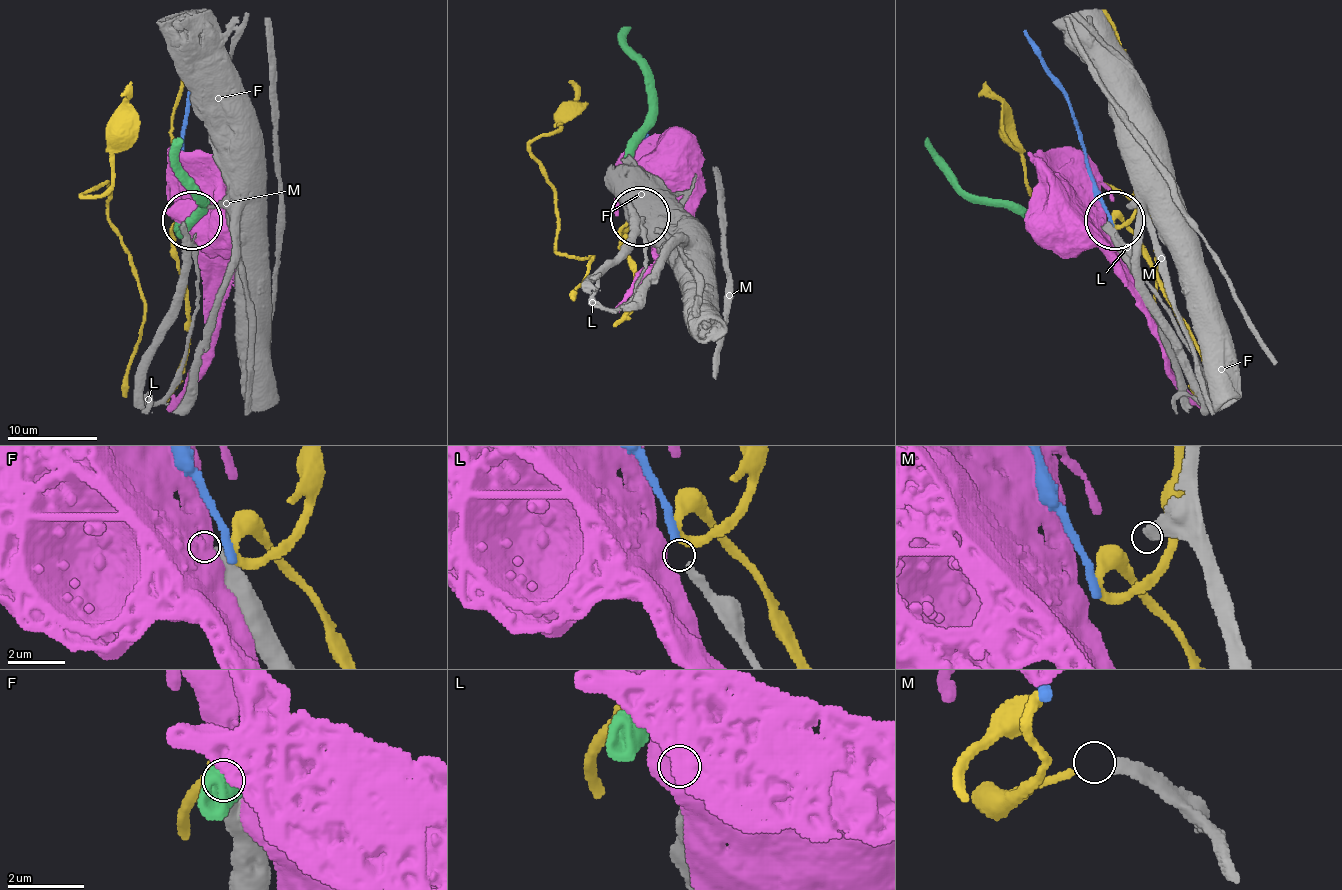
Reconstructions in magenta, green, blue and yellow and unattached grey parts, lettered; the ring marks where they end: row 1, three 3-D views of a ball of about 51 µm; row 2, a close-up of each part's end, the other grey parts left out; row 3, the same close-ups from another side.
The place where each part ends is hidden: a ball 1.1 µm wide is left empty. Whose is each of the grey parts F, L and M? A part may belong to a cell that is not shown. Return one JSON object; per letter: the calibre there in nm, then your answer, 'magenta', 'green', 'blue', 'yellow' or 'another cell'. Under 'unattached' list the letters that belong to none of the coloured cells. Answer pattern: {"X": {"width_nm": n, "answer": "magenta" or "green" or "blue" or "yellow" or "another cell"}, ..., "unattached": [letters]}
{"F": {"width_nm": 550, "answer": "green"}, "L": {"width_nm": 240, "answer": "blue"}, "M": {"width_nm": 280, "answer": "another cell"}, "unattached": ["M"]}

